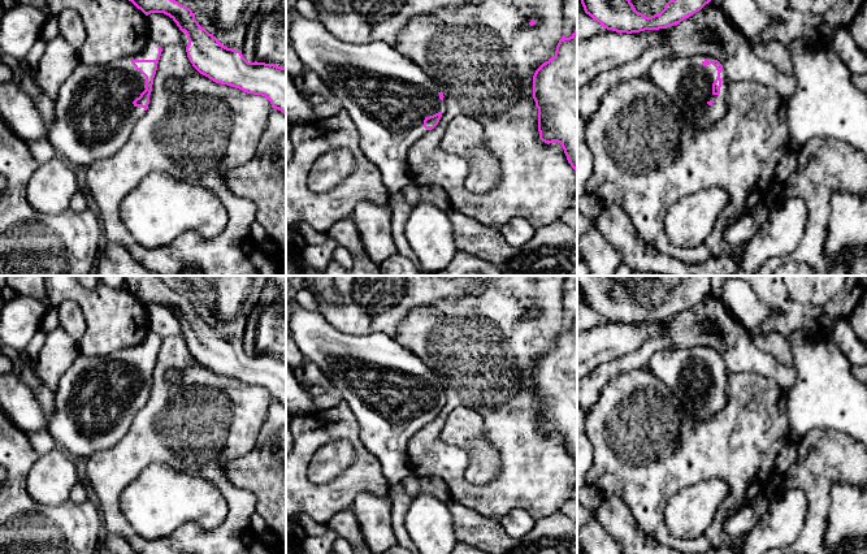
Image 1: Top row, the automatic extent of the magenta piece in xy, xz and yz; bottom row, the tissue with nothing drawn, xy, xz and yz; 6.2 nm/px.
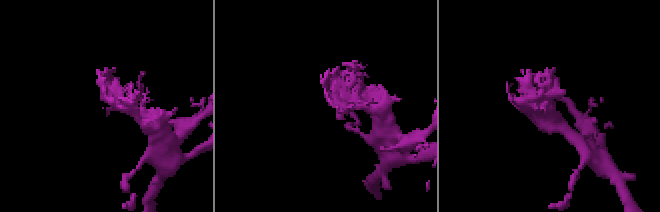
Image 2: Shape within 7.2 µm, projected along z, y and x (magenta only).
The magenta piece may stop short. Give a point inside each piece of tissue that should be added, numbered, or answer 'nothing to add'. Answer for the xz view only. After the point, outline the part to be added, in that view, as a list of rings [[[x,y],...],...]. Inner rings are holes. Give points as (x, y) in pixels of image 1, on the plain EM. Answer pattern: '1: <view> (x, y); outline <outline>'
1: xz (388, 388); outline [[[296,307],[289,333],[307,363],[316,363],[331,384],[331,391],[348,403],[360,425],[363,445],[380,460],[389,485],[412,475],[408,441],[428,423],[424,411],[443,401],[441,380],[393,337],[376,332],[354,336],[331,326],[322,312]]]

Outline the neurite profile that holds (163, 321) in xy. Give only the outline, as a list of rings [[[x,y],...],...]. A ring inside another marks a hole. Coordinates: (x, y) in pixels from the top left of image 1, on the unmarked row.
[[[164,304],[148,306],[147,320],[149,323],[149,330],[156,333],[161,339],[181,334],[179,319],[173,310]]]

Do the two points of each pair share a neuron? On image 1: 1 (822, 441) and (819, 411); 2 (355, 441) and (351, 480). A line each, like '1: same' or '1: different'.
1: different
2: same

